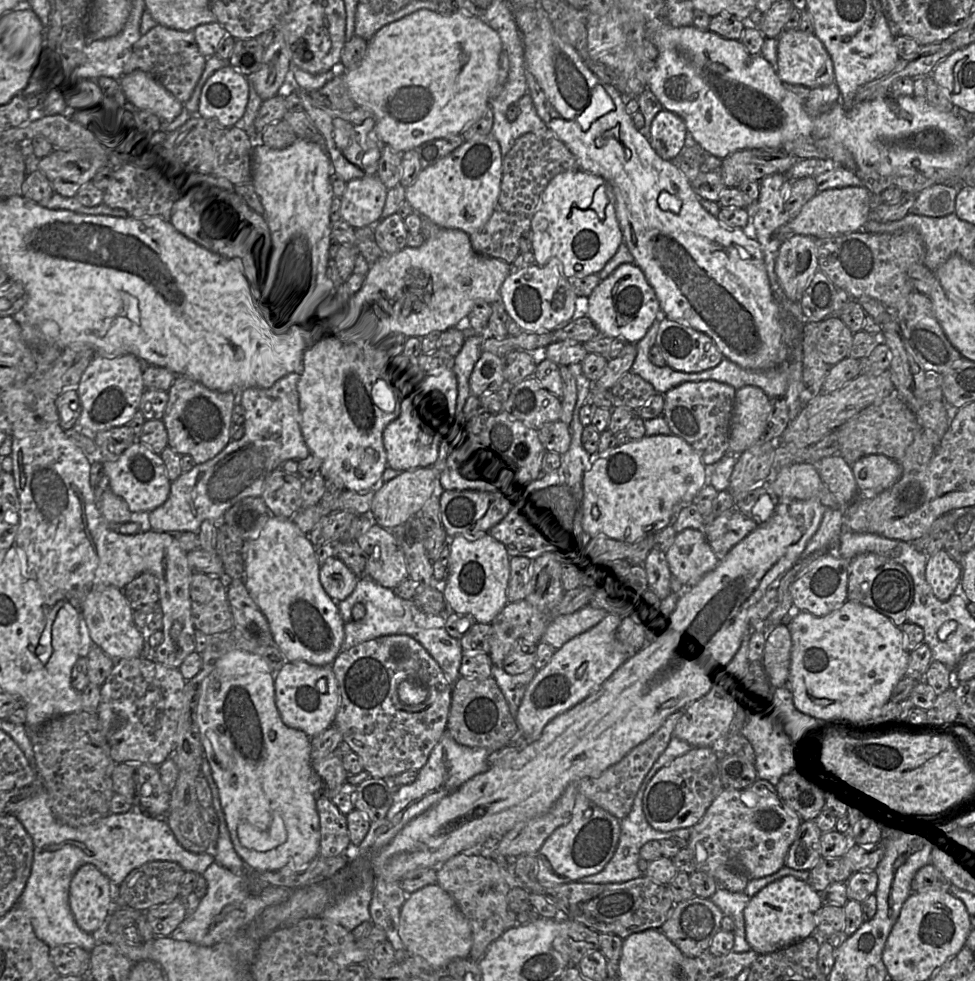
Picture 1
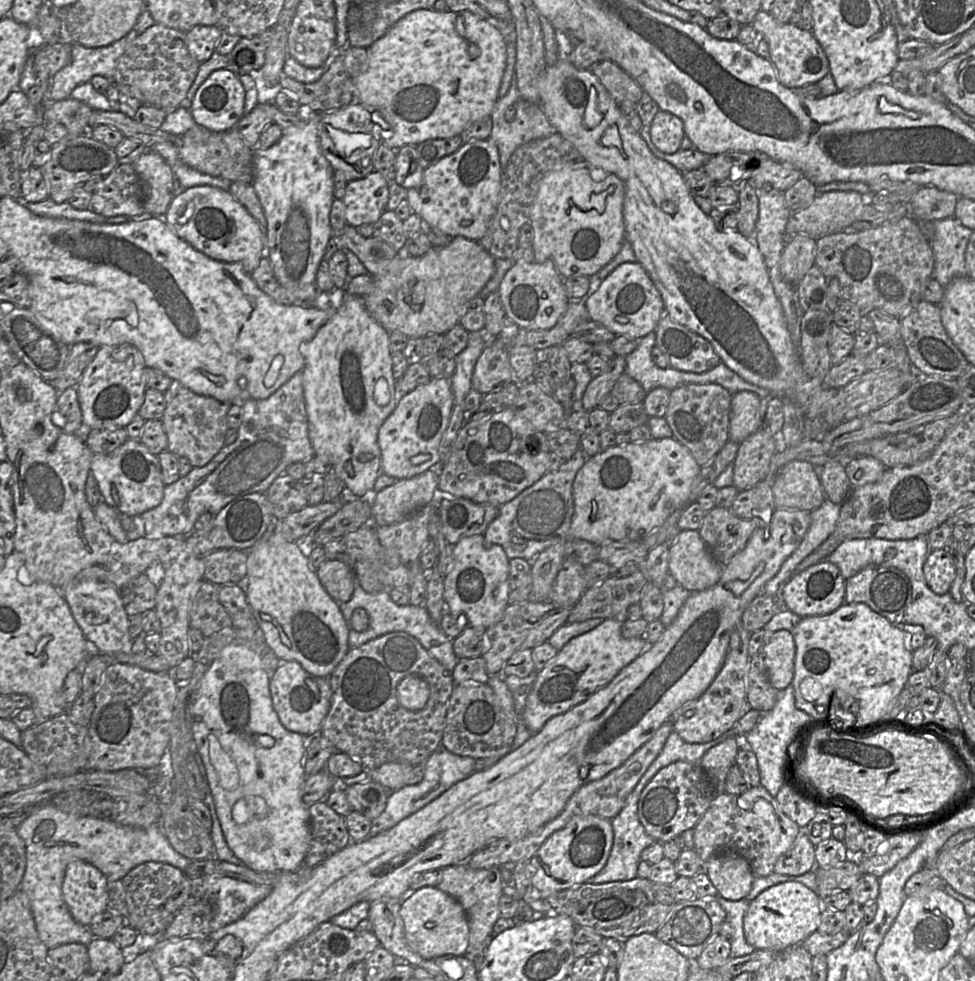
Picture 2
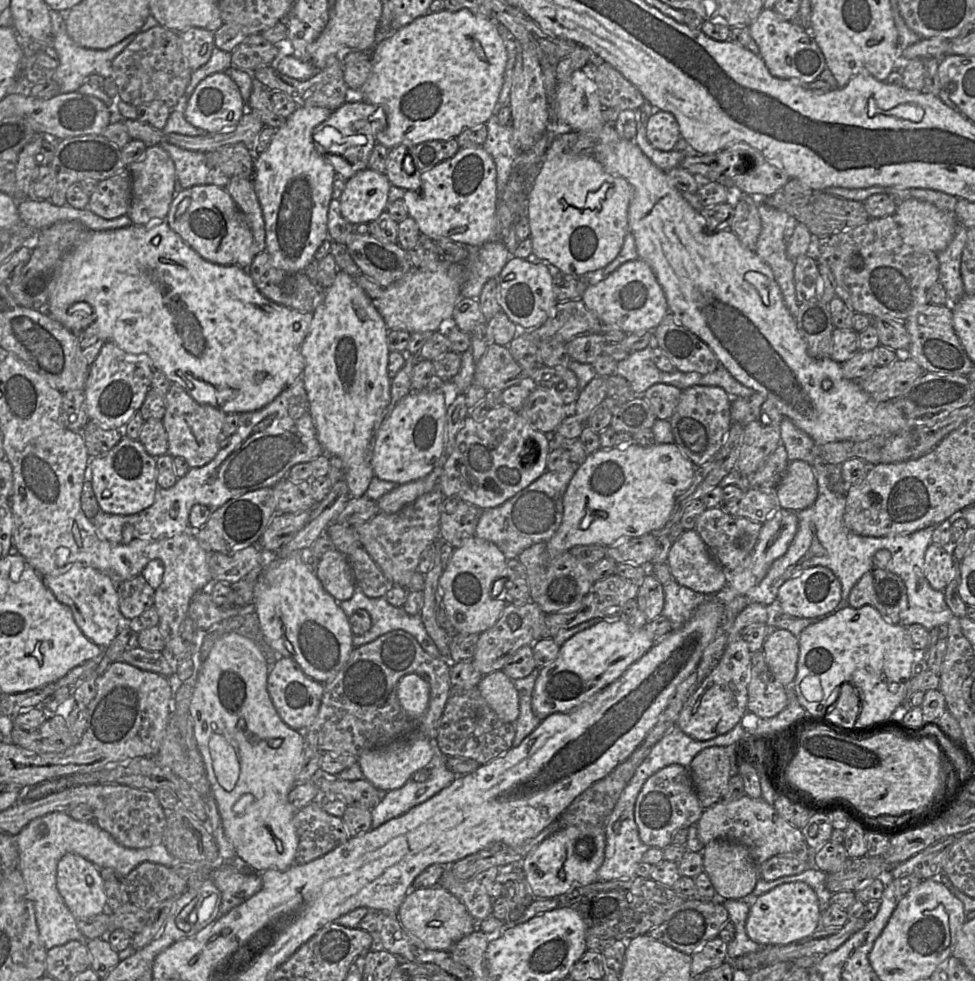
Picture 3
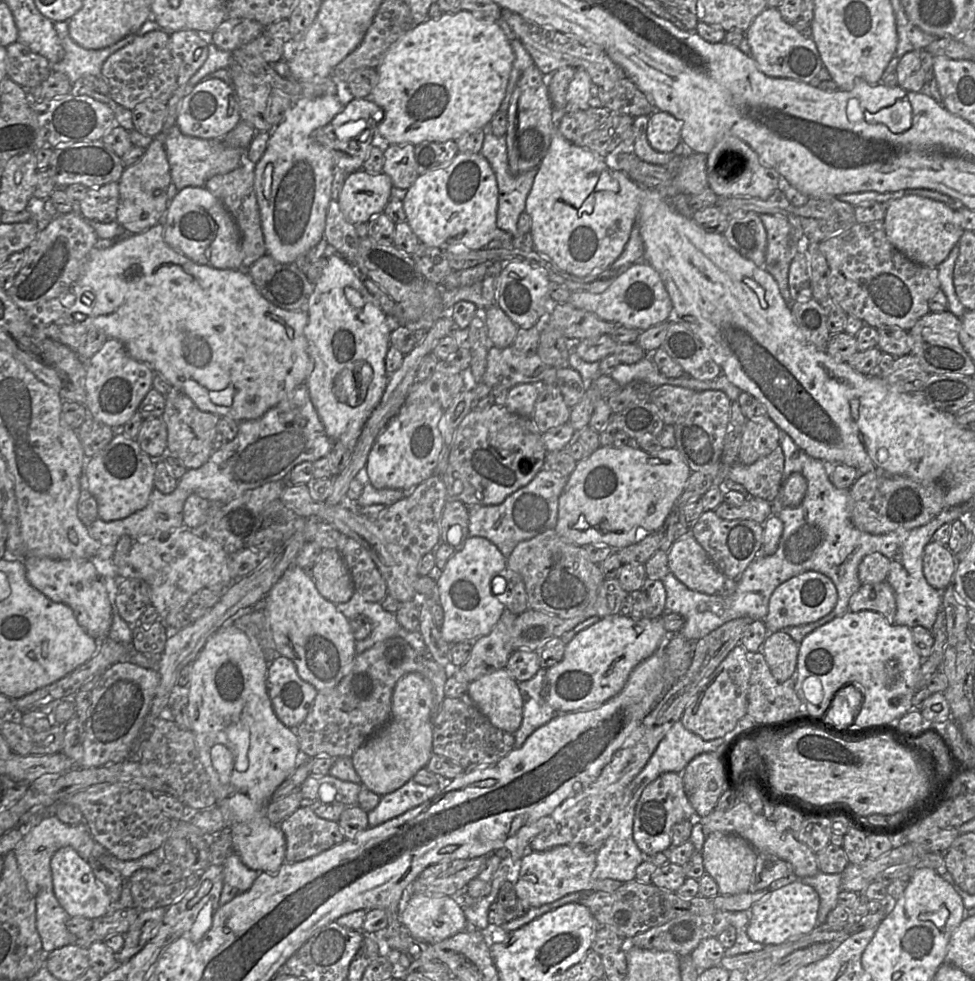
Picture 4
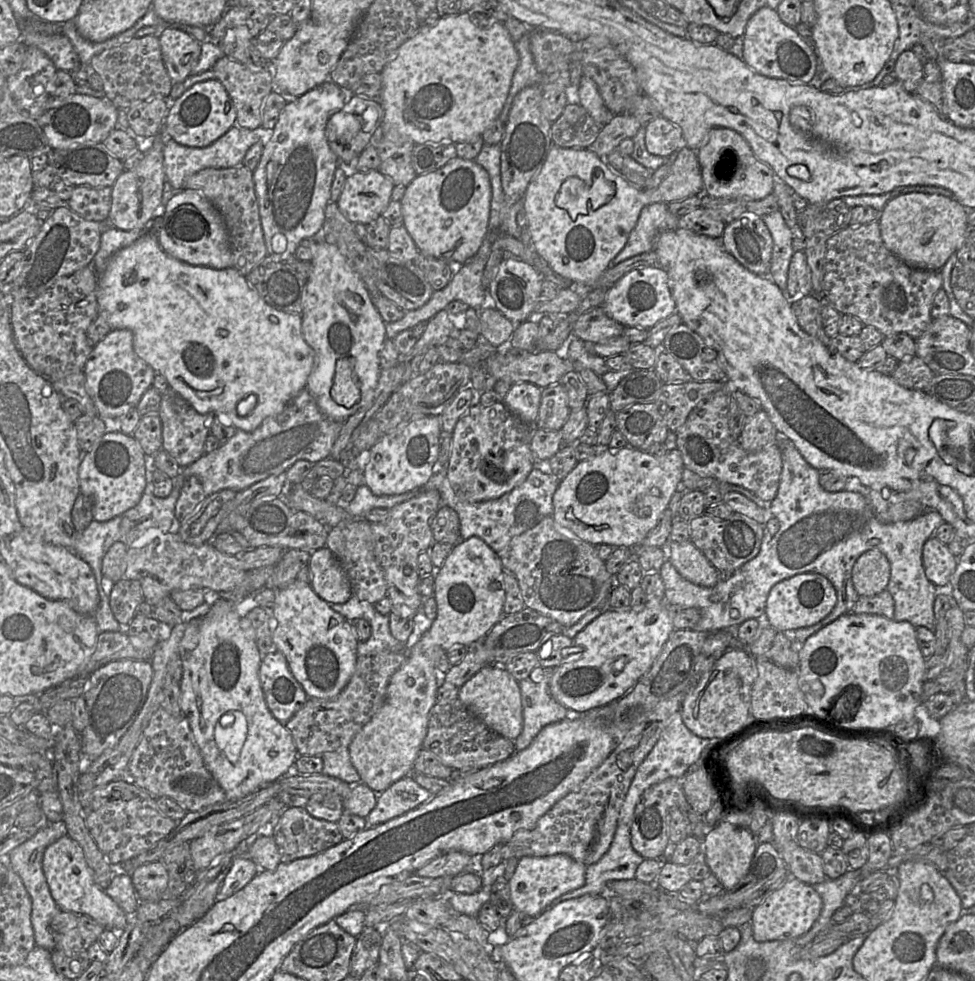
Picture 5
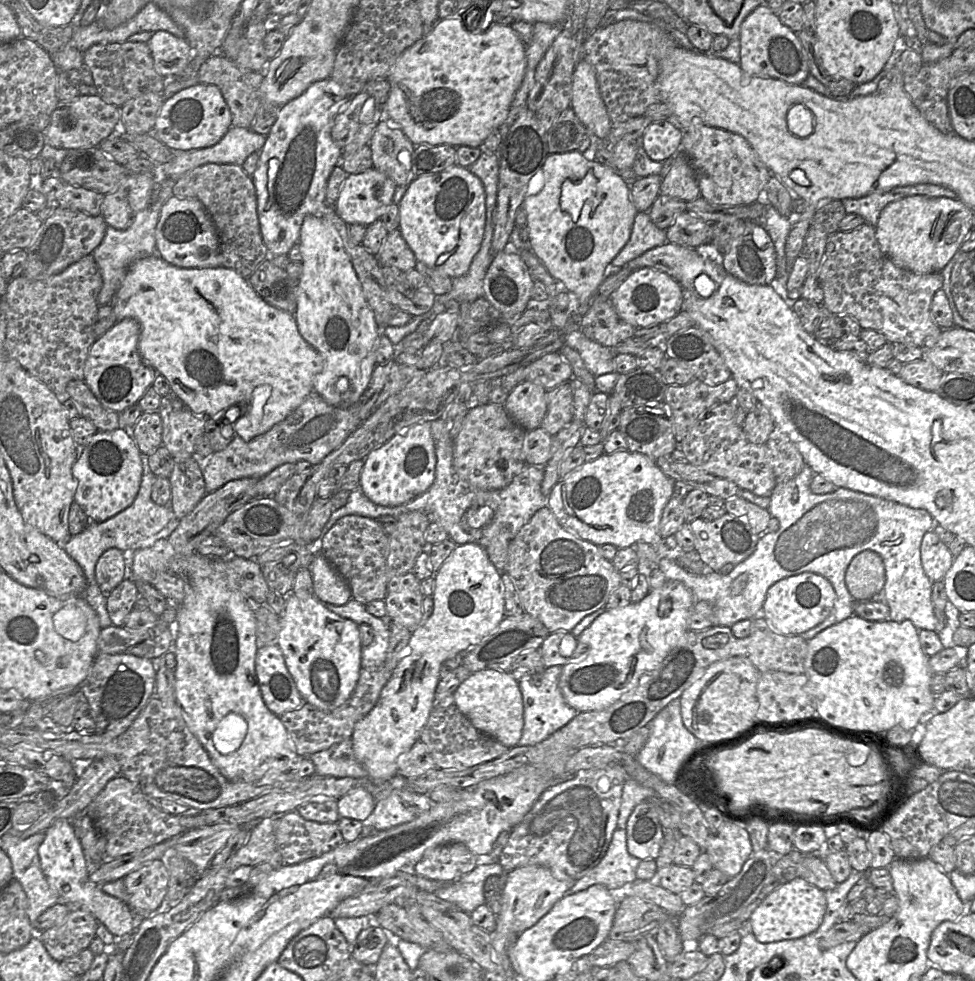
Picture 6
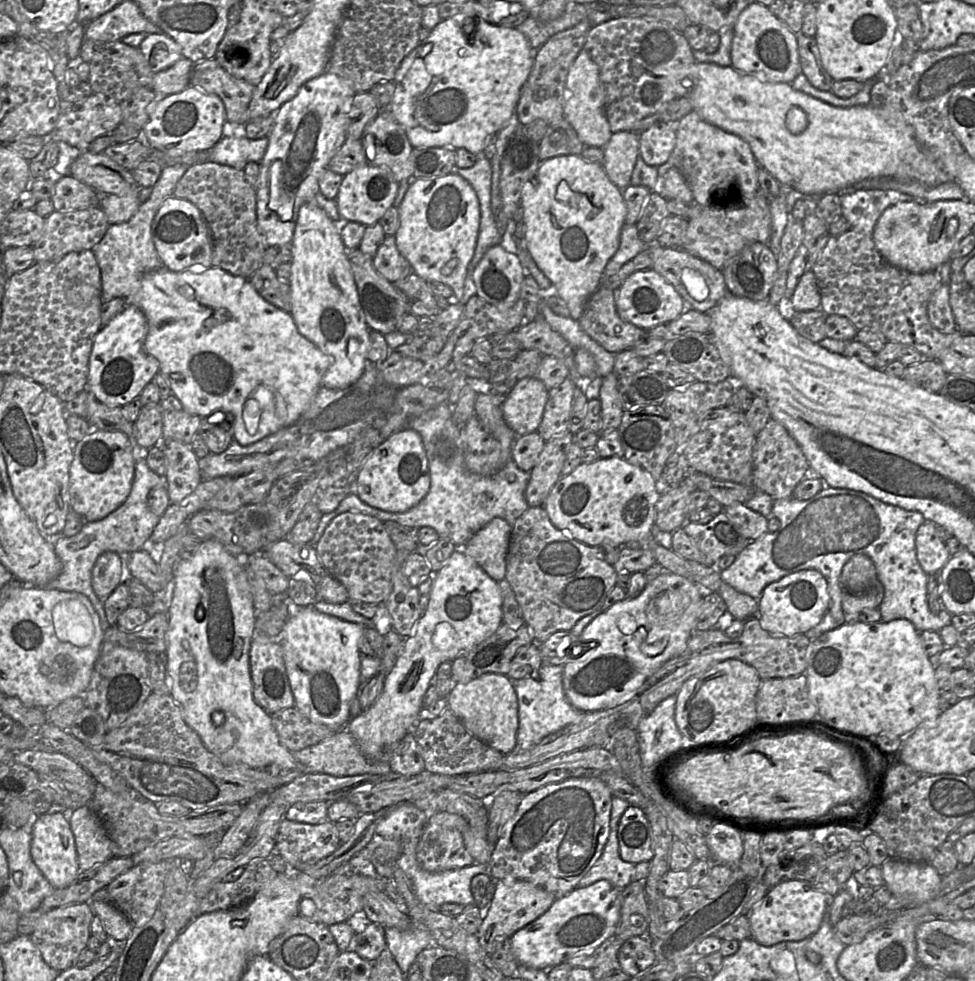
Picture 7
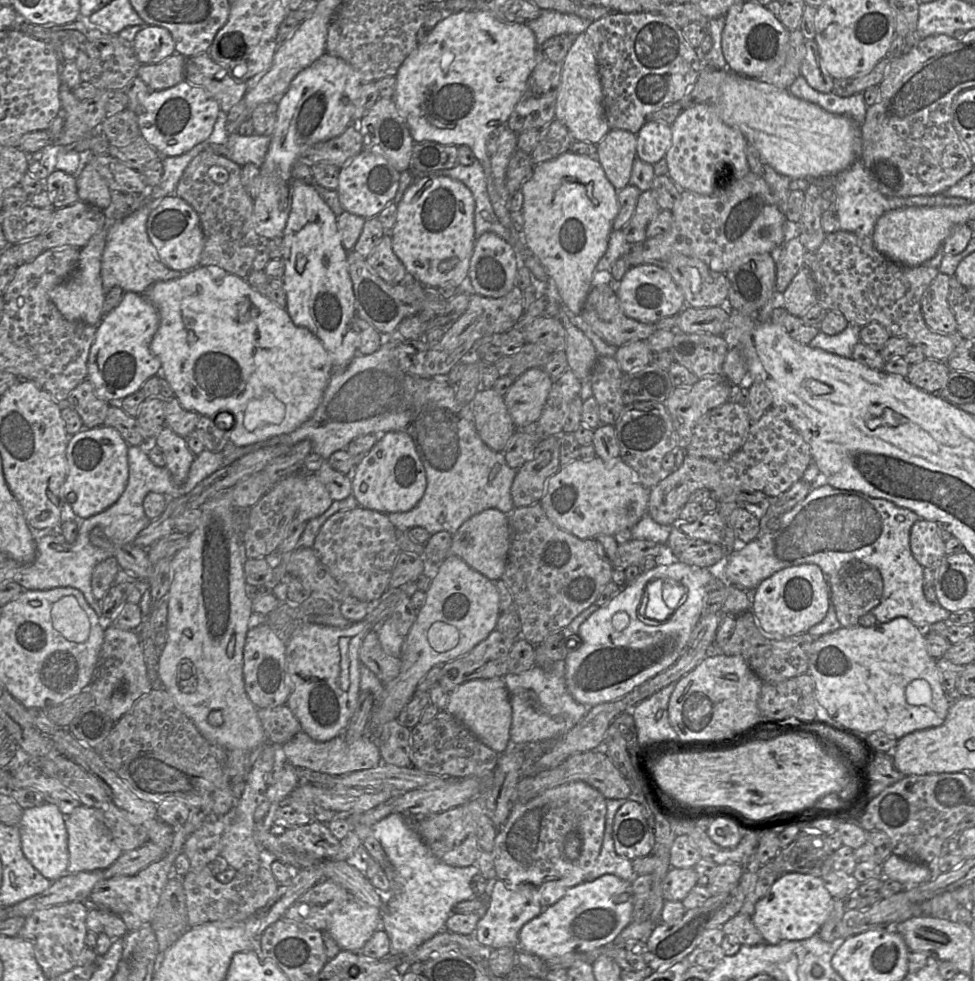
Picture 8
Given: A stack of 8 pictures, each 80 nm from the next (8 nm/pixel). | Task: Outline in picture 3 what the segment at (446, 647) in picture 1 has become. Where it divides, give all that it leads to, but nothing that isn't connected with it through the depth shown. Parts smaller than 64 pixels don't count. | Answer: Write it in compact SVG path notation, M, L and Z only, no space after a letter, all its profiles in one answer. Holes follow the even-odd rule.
M356 587L350 600L340 601L340 608L346 616L350 618L357 610L366 610L371 617L371 629L364 635L353 636L354 648L361 647L373 642L380 636L396 630L403 630L411 634L422 649L434 658L445 660L450 663L448 658L443 657L437 646L428 635L422 621L421 615L410 616L403 607L392 606L385 597L369 598L360 588Z

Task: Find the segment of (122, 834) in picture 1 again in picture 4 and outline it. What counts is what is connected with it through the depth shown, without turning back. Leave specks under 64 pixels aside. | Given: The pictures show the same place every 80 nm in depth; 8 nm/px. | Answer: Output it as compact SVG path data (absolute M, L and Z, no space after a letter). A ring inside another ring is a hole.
M46 812L45 817L31 827L14 849L19 871L28 891L33 896L36 909L36 928L40 935L44 951L51 951L65 945L76 944L77 937L66 926L68 913L60 905L53 890L50 861L53 854L62 847L72 847L85 860L98 858L101 862L117 869L124 879L129 879L140 869L155 869L164 862L161 848L134 860L120 860L109 854L106 849L97 843L91 836L85 823L68 825L61 822L52 813Z

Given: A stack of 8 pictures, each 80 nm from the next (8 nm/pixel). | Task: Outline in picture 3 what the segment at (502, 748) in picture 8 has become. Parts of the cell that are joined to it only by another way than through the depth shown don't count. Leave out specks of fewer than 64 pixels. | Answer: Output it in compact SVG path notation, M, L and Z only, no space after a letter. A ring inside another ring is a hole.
M504 671L483 676L477 685L488 706L505 722L514 723L519 716L518 692Z

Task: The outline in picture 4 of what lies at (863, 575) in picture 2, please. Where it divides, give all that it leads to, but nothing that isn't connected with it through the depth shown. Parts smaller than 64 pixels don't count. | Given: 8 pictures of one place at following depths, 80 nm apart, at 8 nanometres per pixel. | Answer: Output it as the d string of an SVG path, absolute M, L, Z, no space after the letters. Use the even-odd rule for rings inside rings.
M887 580L876 584L861 584L850 598L849 610L879 612L888 622L894 622L896 615L895 592Z

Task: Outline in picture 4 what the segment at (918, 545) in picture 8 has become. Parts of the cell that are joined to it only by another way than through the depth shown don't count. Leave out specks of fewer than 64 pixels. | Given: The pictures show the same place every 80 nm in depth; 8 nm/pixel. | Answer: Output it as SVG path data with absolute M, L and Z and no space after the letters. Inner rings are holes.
M931 540L923 554L923 572L927 582L939 591L945 590L953 583L959 561L946 545Z

